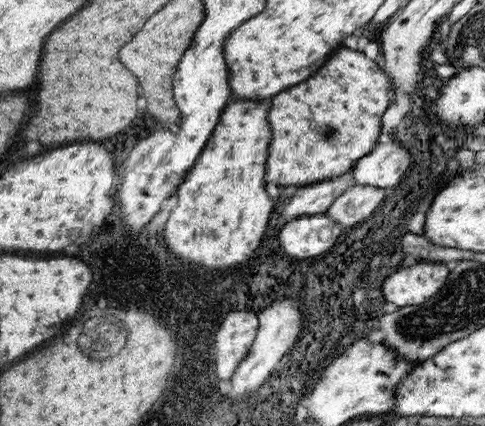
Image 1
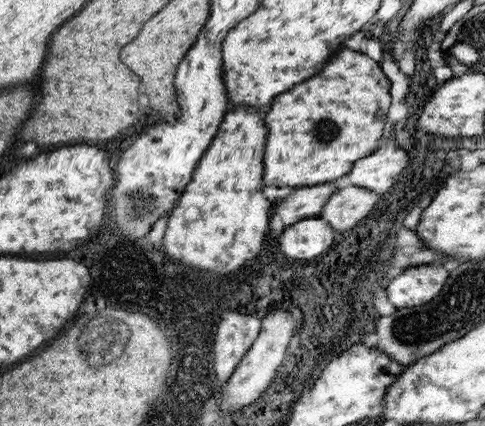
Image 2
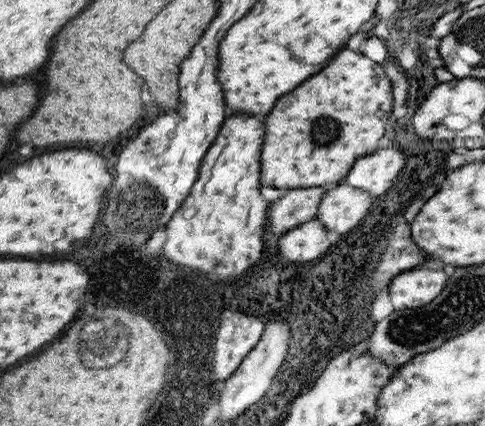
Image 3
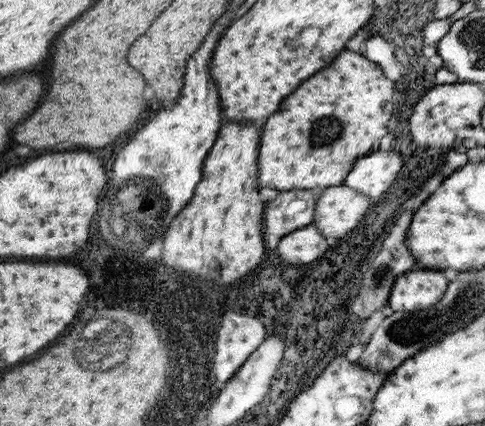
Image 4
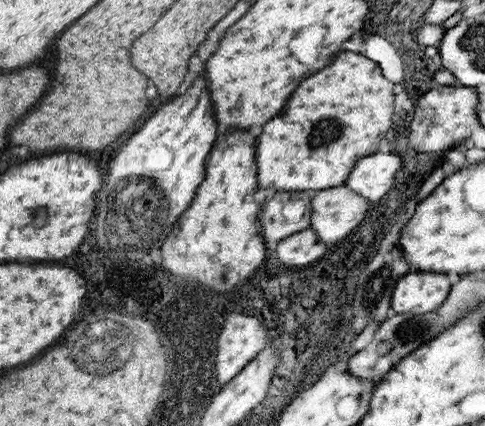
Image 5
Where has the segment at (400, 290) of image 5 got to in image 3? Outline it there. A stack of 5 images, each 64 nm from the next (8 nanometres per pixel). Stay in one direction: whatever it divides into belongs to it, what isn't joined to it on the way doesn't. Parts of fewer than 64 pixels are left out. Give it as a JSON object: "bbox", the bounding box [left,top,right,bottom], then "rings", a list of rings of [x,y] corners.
{"bbox":[389,268,449,310],"rings":[[[419,268],[401,272],[389,284],[389,302],[393,310],[421,308],[443,292],[447,280],[449,278],[441,270]]]}

